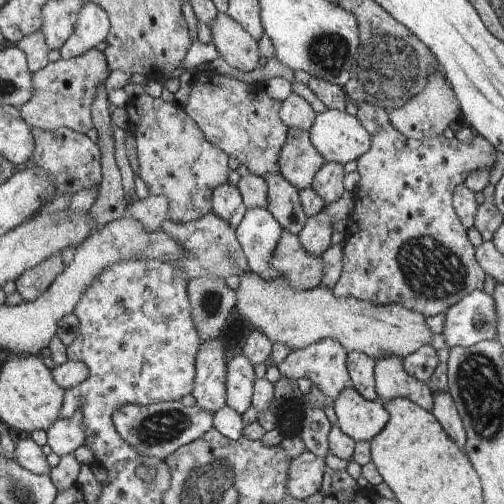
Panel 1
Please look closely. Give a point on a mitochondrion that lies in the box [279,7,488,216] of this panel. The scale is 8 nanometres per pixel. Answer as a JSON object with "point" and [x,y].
{"point":[393,65]}

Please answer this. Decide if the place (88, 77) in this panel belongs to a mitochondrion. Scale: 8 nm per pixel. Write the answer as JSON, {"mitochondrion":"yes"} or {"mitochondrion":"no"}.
{"mitochondrion":"no"}

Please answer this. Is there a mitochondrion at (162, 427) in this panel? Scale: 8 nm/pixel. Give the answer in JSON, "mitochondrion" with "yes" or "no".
{"mitochondrion":"yes"}

